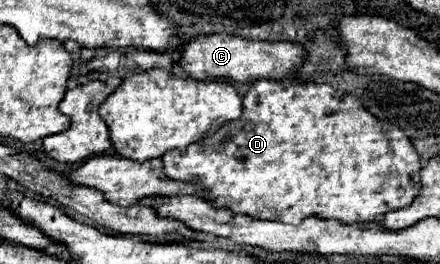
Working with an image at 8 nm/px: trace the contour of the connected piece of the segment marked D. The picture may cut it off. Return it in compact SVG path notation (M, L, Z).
M258 79L250 85L248 93L242 99L244 103L244 111L242 117L238 121L232 123L224 123L214 135L204 137L202 141L196 141L184 149L172 149L168 153L162 155L162 163L164 163L164 173L176 181L188 181L188 183L200 183L200 187L208 187L208 191L212 191L212 199L208 199L214 207L224 207L230 209L234 215L250 215L256 219L278 219L290 225L298 225L304 217L308 215L318 215L324 219L336 219L342 223L358 223L358 221L374 221L378 217L382 217L388 211L394 209L402 209L408 207L412 203L412 199L416 197L418 189L420 189L420 157L414 149L414 145L410 143L410 139L404 135L402 129L398 129L394 123L390 121L378 121L374 115L370 115L362 103L342 91L332 89L330 85L318 85L318 83L302 83L296 79Z

